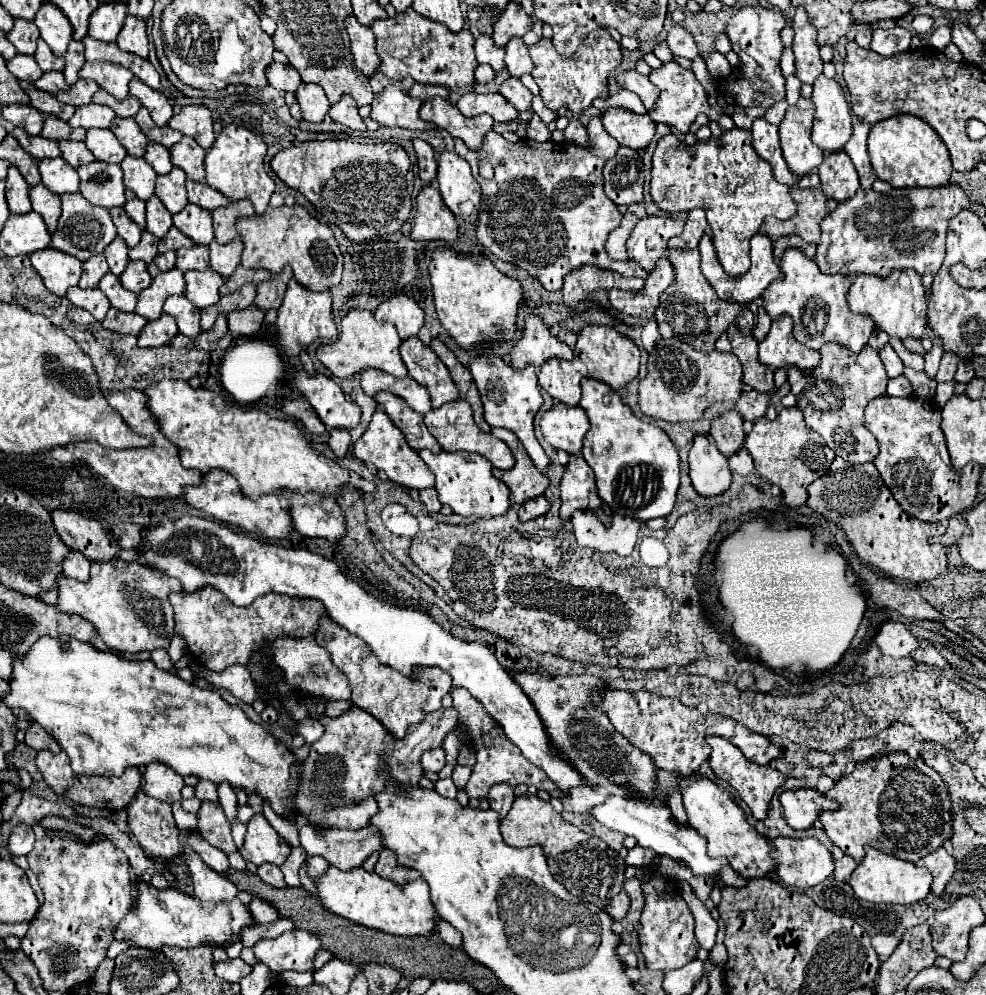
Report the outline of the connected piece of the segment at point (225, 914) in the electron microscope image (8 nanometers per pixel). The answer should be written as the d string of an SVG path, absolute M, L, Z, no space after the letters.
M141 878L137 880L137 892L137 900L113 932L113 938L117 942L129 942L133 946L145 948L225 946L237 940L243 926L253 924L249 908L239 900L235 900L233 904L197 904L197 900L181 890L157 890Z

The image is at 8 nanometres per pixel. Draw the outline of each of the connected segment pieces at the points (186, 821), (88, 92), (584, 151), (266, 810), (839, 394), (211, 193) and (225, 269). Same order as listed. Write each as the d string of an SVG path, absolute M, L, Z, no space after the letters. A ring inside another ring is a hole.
M173 802L171 808L173 808L173 816L175 816L175 822L177 822L177 828L197 828L195 816L193 814L187 814L181 808L181 802Z
M77 80L69 90L61 90L57 92L57 100L63 102L63 104L73 104L73 106L83 106L83 104L89 104L93 94L99 90L99 84L93 82L93 80Z
M599 116L587 124L587 132L587 148L577 144L569 148L567 142L557 144L553 140L539 144L529 138L513 144L493 130L485 134L479 150L469 150L463 140L455 140L455 152L471 164L473 176L483 188L475 228L477 242L497 258L527 270L545 290L561 290L563 276L583 264L613 270L621 276L647 276L633 260L617 262L605 252L607 236L619 226L623 214L605 196L601 170L605 160L617 152L619 144L605 132ZM479 162L493 166L495 174L491 180L481 178Z
M263 802L263 814L265 818L269 818L269 824L291 844L291 846L299 846L299 836L297 836L297 828L293 828L289 822L281 820L281 816L277 816L271 808L269 802Z
M829 342L829 344L825 344L825 350L827 350L827 364L821 364L821 366L827 366L827 368L817 366L815 370L801 370L797 366L791 366L787 370L791 392L797 396L797 408L803 412L803 416L807 420L807 426L811 430L815 430L817 434L821 434L825 438L825 444L837 456L841 456L843 460L853 462L853 464L873 462L873 458L879 452L879 446L877 446L875 436L871 432L867 432L867 428L863 426L863 410L865 410L865 404L871 398L877 398L877 396L885 394L885 386L887 386L887 380L889 380L887 372L885 372L885 368L881 364L881 358L879 358L877 350L873 350L871 346L865 346L857 354L857 352L851 352L849 348L845 348L841 344Z
M187 180L187 192L189 192L189 202L207 208L207 210L215 210L221 208L225 204L229 204L229 200L225 196L221 196L221 192L217 192L215 188L209 188L207 182L193 182Z
M239 236L233 242L227 242L227 244L219 244L219 242L213 240L209 244L209 250L211 250L211 254L209 254L211 268L215 272L219 272L223 278L229 278L241 262L243 242L241 242Z

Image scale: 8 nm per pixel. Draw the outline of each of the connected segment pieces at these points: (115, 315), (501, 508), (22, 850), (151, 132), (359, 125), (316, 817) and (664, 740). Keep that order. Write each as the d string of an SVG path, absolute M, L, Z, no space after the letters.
M111 308L101 324L107 330L119 332L119 334L135 334L137 336L141 332L141 328L147 324L147 318L143 318L143 316L135 314L135 312L125 314L125 312L119 312L119 310Z
M429 450L419 452L421 460L429 466L435 474L435 490L439 492L441 504L451 506L451 510L459 516L479 516L479 518L493 518L501 516L511 508L509 502L509 488L491 474L491 464L481 454L471 452L439 452L431 454Z
M19 824L11 830L11 836L9 836L9 842L7 842L7 848L13 856L27 856L31 850L33 850L33 842L35 842L35 836L33 836L33 830L31 826L27 824Z
M141 106L141 110L137 112L135 120L137 120L139 128L143 130L143 134L145 134L149 140L159 142L159 144L163 144L165 148L171 148L173 144L177 144L177 142L183 138L181 132L177 132L177 130L173 130L173 128L169 128L169 126L157 126L157 124L151 120L149 110L143 108L143 106Z
M343 94L341 100L329 108L329 116L333 122L339 122L351 130L361 130L361 132L367 130L363 118L357 112L357 104L349 94Z
M351 706L349 712L337 718L323 716L319 720L325 726L325 734L311 744L305 760L291 766L291 776L297 778L295 806L315 826L361 830L379 812L375 796L385 790L389 780L419 786L423 776L421 754L443 744L447 734L457 726L459 712L453 706L431 712L421 724L411 726L403 740L389 734L377 718L357 706Z
M601 690L599 702L595 702L597 710L603 710L613 728L623 734L637 750L649 754L657 768L677 774L693 774L710 756L711 747L705 742L707 734L721 736L735 744L751 762L769 764L773 758L781 756L781 750L769 742L763 734L751 732L743 724L725 718L721 714L699 714L697 708L681 704L677 698L663 698L649 692L625 692L625 690Z

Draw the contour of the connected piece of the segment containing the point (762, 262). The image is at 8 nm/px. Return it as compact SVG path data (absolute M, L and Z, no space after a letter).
M757 232L751 238L751 268L743 276L739 276L739 278L733 278L727 272L723 272L723 266L717 260L717 254L715 254L715 248L713 248L713 240L711 240L709 234L705 234L701 238L699 252L701 252L701 270L703 270L703 276L709 280L709 284L717 290L717 294L723 300L733 300L733 302L749 302L749 300L755 300L757 296L763 294L763 290L771 282L775 282L775 280L781 278L781 268L779 268L779 264L773 258L773 244L771 244L769 236L763 234L763 232Z

